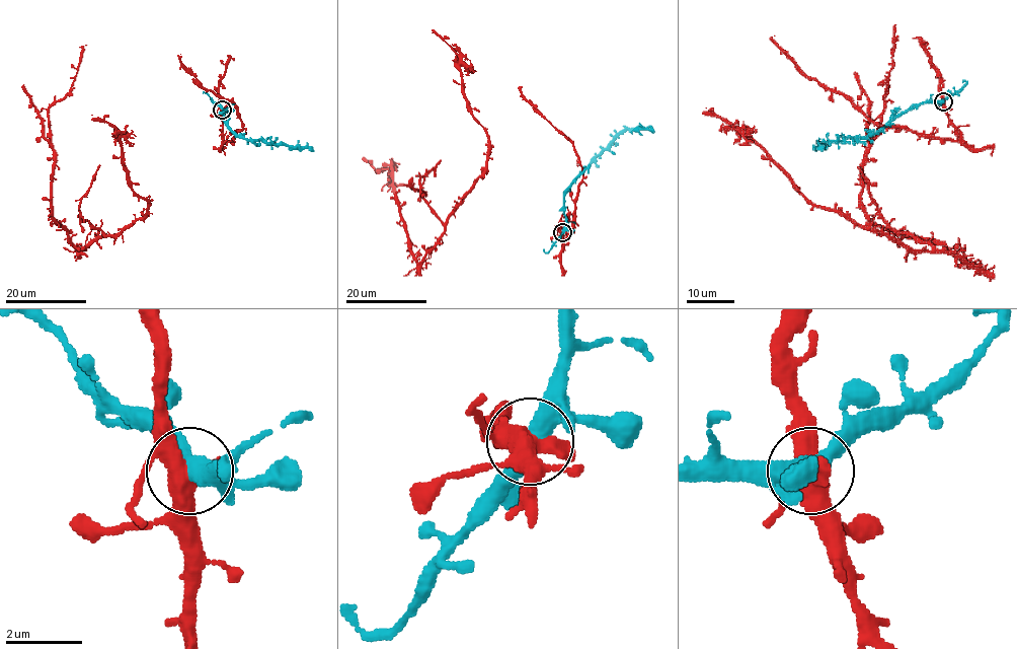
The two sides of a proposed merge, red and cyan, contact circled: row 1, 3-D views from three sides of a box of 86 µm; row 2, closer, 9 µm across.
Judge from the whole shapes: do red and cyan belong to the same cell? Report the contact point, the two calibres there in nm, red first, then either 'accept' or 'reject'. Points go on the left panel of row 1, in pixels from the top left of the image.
place (222, 110); calibres 480 and 440 nm; reject

